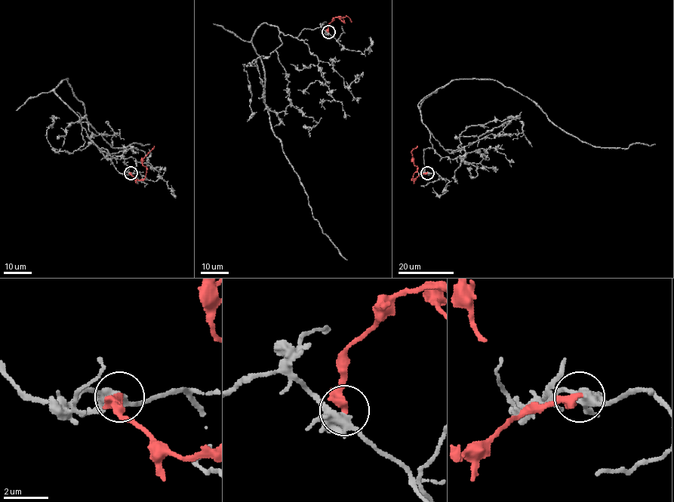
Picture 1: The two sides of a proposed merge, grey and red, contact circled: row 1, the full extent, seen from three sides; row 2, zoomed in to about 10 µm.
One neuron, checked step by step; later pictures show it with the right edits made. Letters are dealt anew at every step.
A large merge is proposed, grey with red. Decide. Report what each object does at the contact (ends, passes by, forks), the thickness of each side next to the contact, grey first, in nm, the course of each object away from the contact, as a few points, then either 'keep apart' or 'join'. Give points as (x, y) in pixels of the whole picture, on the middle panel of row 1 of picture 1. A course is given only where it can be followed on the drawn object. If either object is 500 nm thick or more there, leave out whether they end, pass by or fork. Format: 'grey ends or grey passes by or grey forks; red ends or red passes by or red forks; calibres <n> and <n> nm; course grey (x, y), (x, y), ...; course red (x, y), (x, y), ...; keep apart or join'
grey forks; red ends; calibres 400 and 400 nm; course grey (328, 32), (304, 29), (293, 37), (263, 23), (253, 47), (264, 74), (271, 127), (312, 216), (347, 260); course red (328, 32), (328, 24), (335, 17), (343, 18), (343, 22), (340, 18), (347, 16), (351, 22); keep apart

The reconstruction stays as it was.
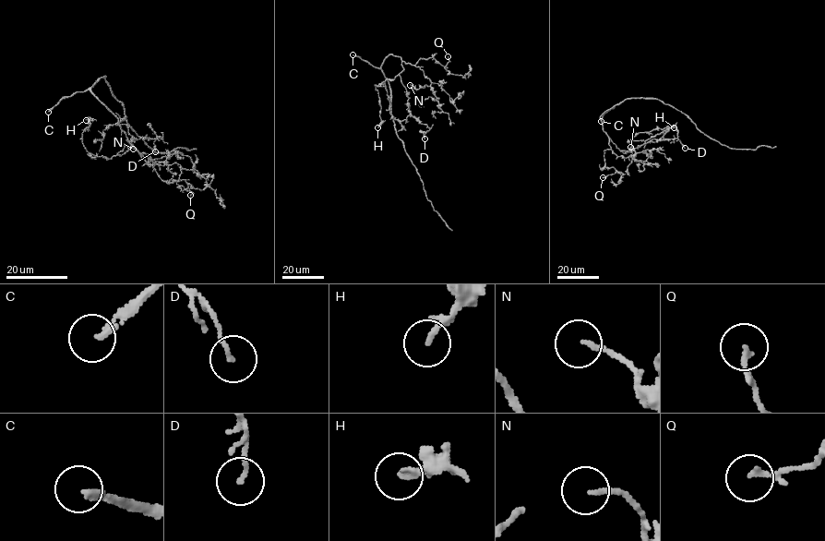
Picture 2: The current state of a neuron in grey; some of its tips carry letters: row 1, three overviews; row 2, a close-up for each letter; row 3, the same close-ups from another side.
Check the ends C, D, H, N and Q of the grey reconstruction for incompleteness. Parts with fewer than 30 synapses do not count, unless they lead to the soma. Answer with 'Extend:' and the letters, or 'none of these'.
Extend: C

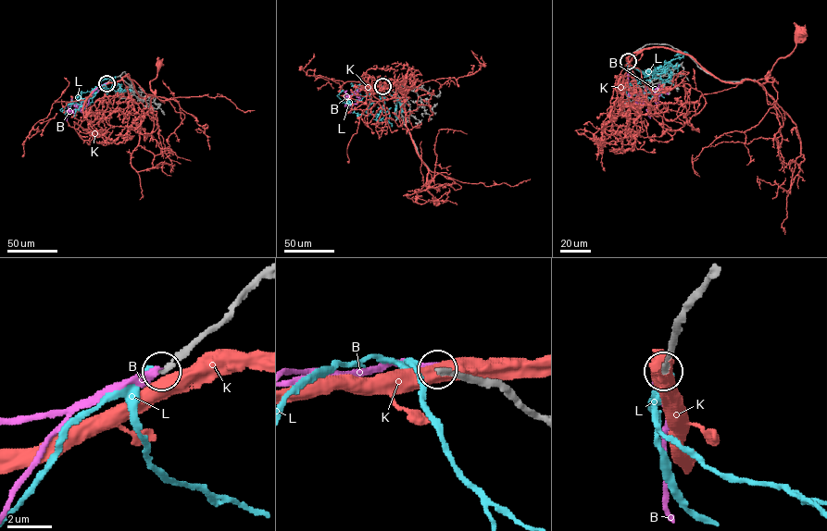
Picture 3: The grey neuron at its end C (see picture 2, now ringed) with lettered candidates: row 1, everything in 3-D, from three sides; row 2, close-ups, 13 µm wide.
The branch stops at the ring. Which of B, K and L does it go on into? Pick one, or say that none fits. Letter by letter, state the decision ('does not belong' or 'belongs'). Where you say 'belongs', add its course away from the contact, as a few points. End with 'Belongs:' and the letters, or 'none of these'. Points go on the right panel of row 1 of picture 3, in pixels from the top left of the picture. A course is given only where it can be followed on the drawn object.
B: does not belong
K: does not belong
L: does not belong
Belongs: none of these

